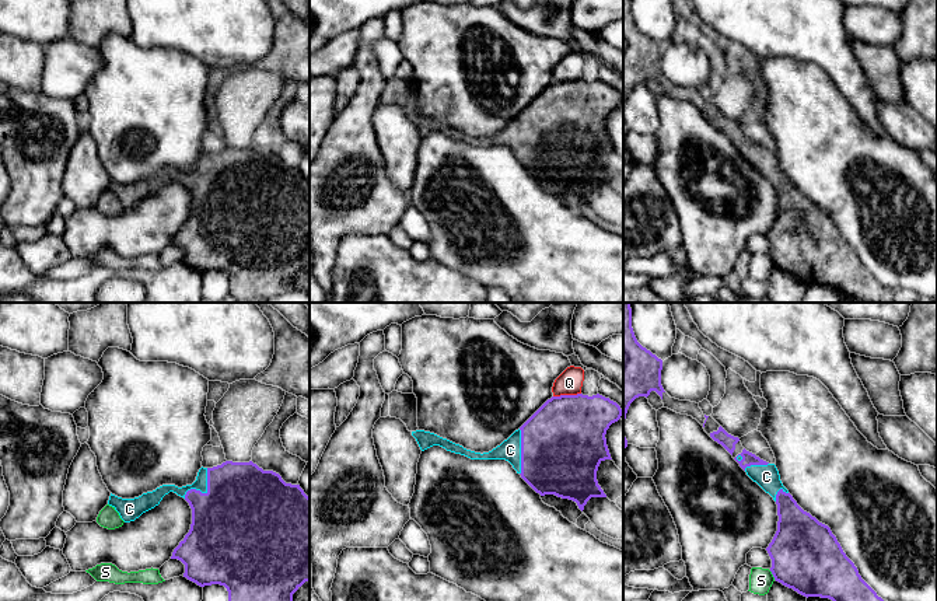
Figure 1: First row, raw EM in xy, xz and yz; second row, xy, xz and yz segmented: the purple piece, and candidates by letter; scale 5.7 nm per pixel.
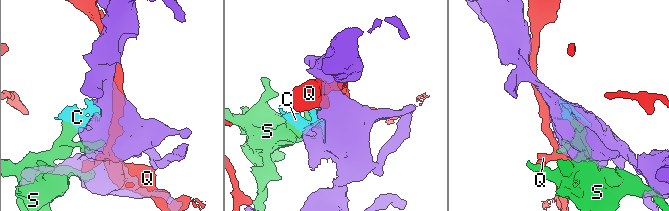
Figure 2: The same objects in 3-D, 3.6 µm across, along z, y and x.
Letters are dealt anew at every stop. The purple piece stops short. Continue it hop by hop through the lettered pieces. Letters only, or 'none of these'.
C

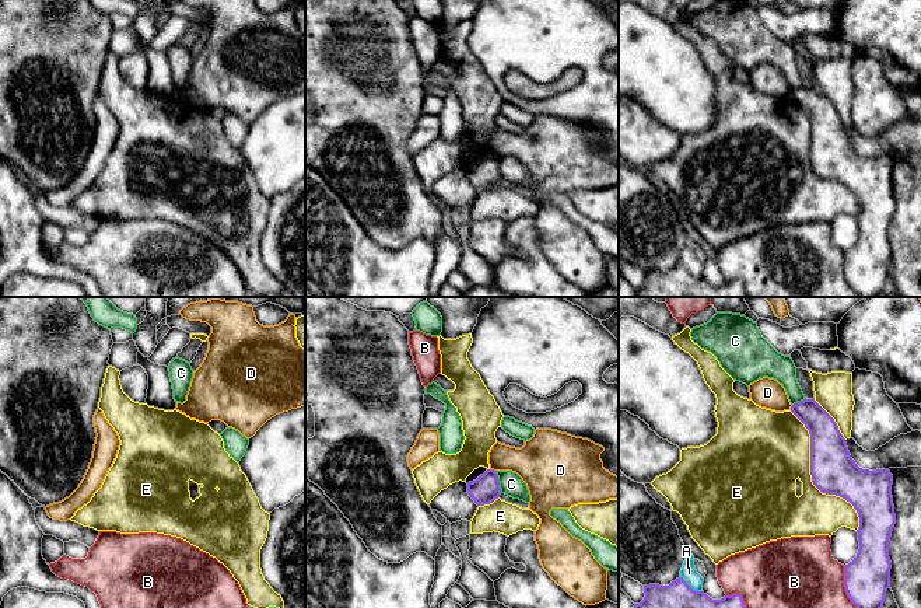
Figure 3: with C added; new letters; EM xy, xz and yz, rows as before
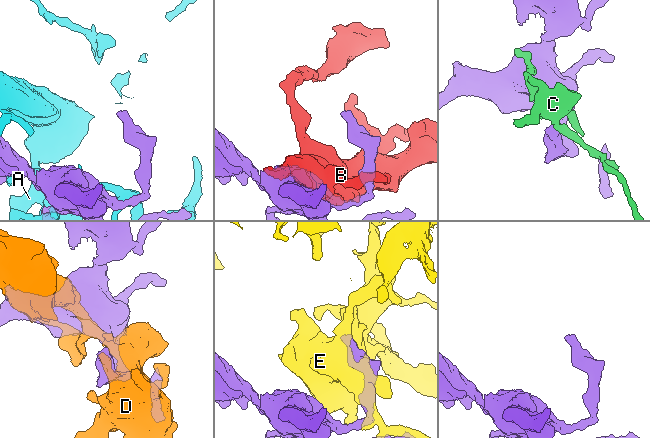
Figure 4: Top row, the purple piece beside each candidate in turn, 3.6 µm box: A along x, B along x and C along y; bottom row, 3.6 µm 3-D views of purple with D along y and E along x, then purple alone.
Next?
none of these

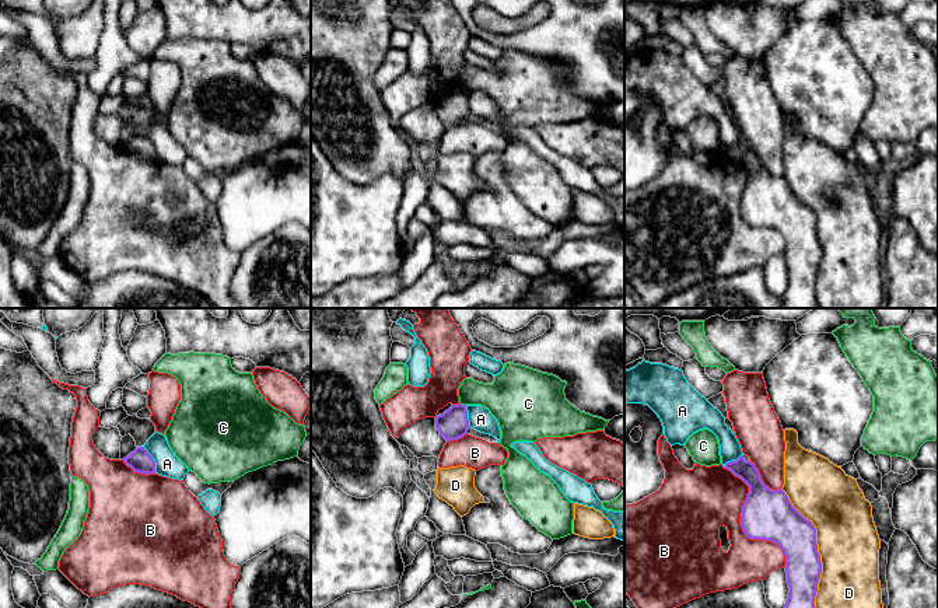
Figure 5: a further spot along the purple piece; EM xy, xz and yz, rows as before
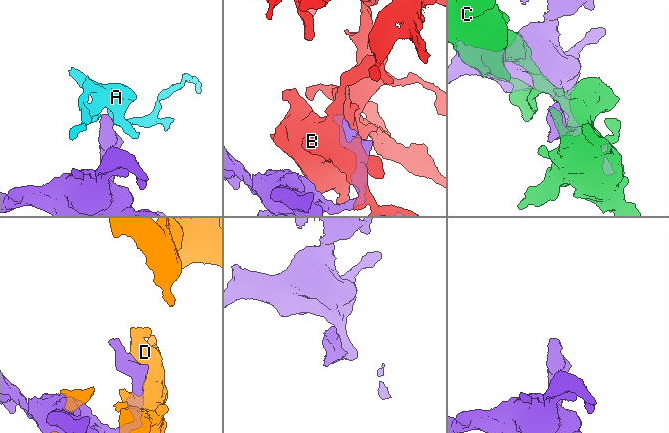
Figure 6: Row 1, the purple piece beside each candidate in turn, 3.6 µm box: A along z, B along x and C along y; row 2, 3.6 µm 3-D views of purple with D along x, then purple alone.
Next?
none of these

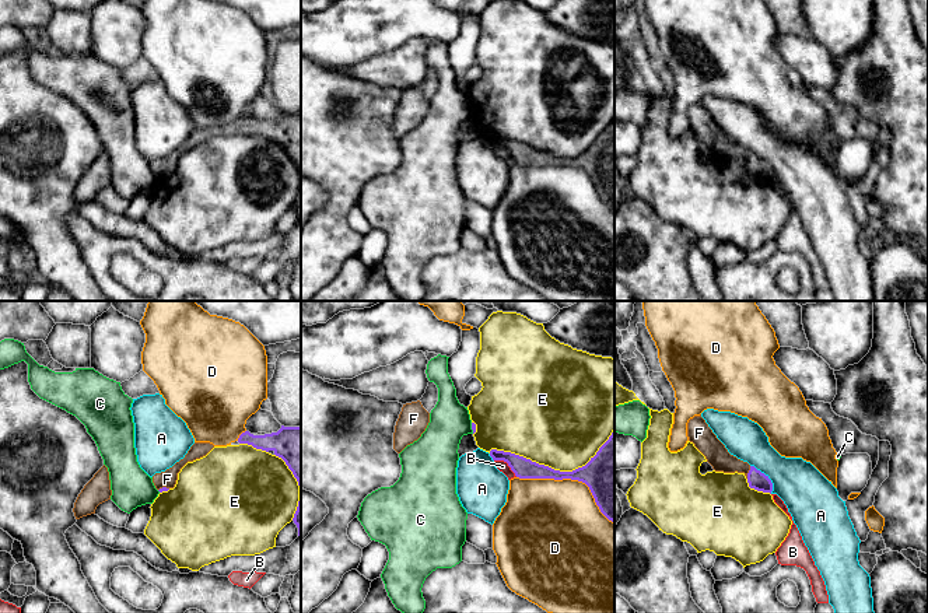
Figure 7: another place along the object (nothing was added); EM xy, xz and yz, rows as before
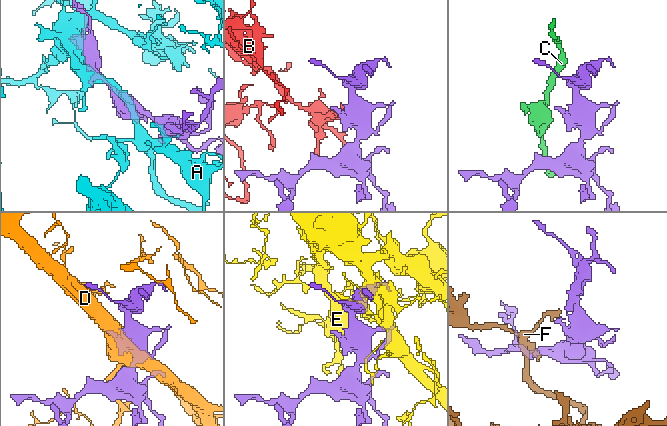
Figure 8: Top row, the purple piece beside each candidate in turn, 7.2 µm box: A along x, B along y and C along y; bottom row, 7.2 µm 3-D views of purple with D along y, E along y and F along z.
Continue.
F

